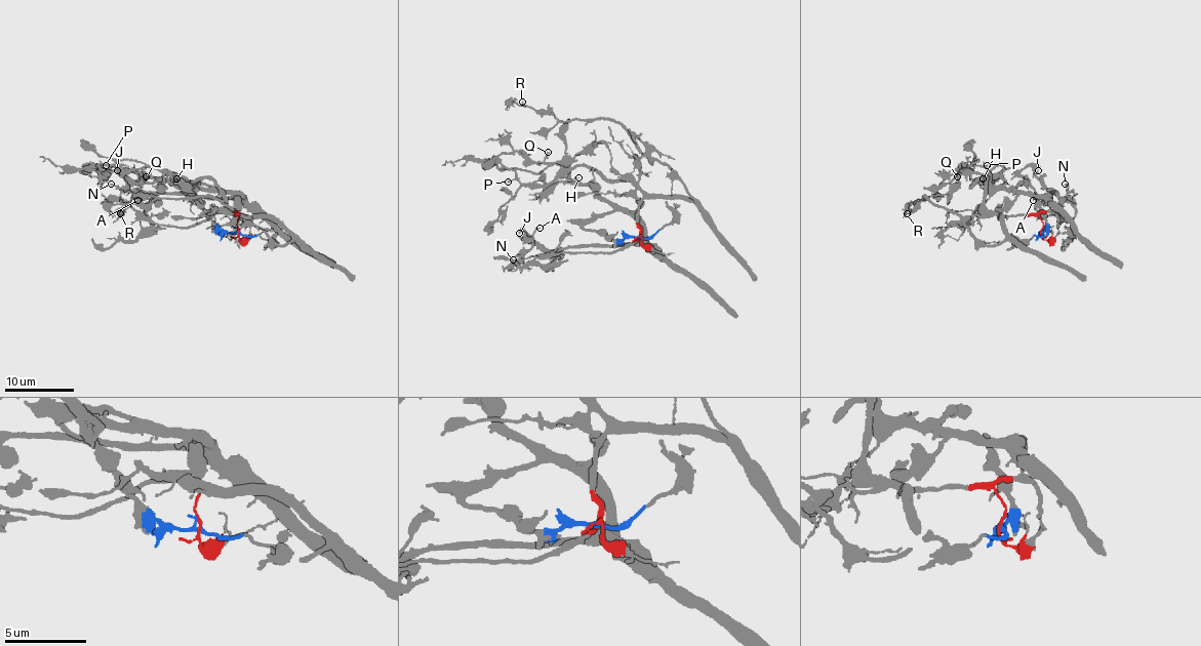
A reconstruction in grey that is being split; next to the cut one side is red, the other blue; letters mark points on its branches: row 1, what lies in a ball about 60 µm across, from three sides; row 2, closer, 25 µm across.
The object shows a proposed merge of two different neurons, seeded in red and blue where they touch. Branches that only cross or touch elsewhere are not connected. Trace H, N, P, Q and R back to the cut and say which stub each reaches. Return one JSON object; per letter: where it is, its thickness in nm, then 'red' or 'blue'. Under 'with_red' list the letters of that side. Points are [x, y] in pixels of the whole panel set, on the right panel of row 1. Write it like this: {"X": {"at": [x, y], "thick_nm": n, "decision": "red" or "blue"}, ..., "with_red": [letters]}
{"H": {"at": [983, 178], "thick_nm": 120, "decision": "red"}, "N": {"at": [1065, 184], "thick_nm": 140, "decision": "red"}, "P": {"at": [987, 165], "thick_nm": 110, "decision": "red"}, "Q": {"at": [957, 176], "thick_nm": 150, "decision": "blue"}, "R": {"at": [907, 213], "thick_nm": 130, "decision": "red"}, "with_red": ["H", "N", "P", "R"]}

